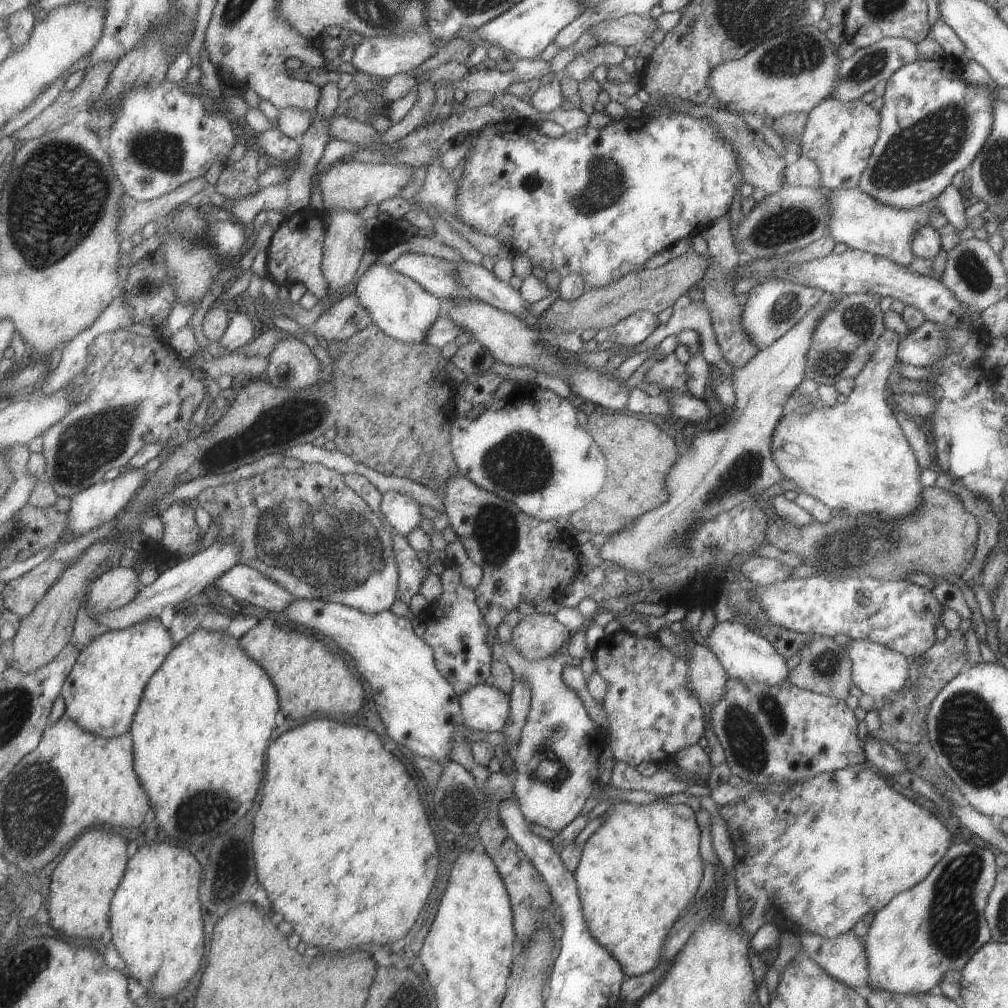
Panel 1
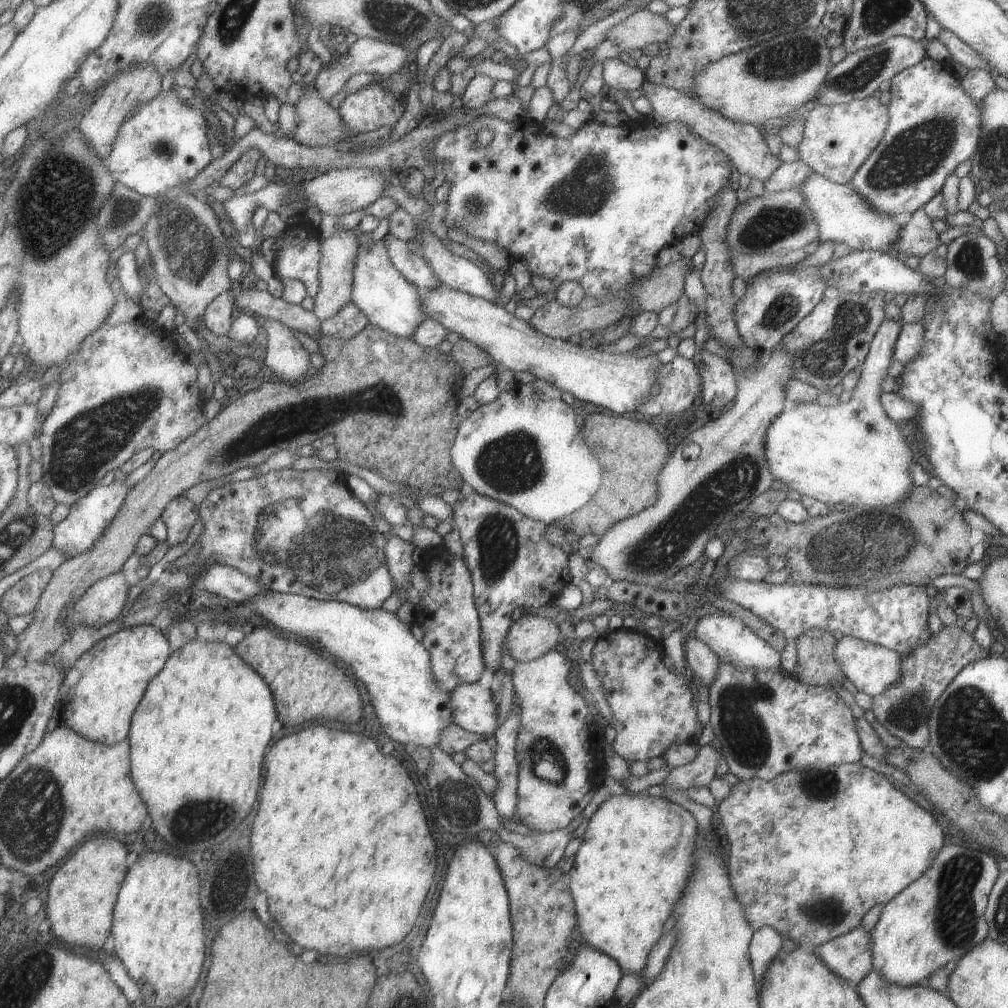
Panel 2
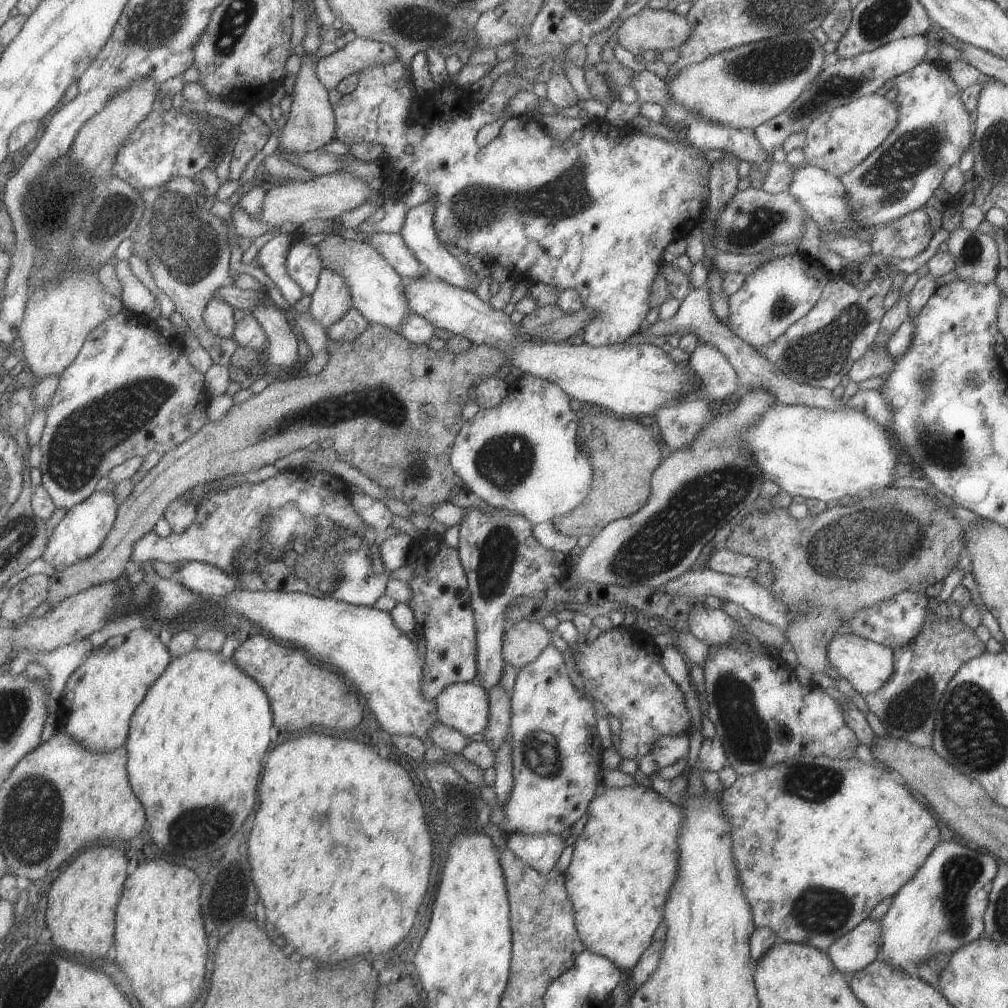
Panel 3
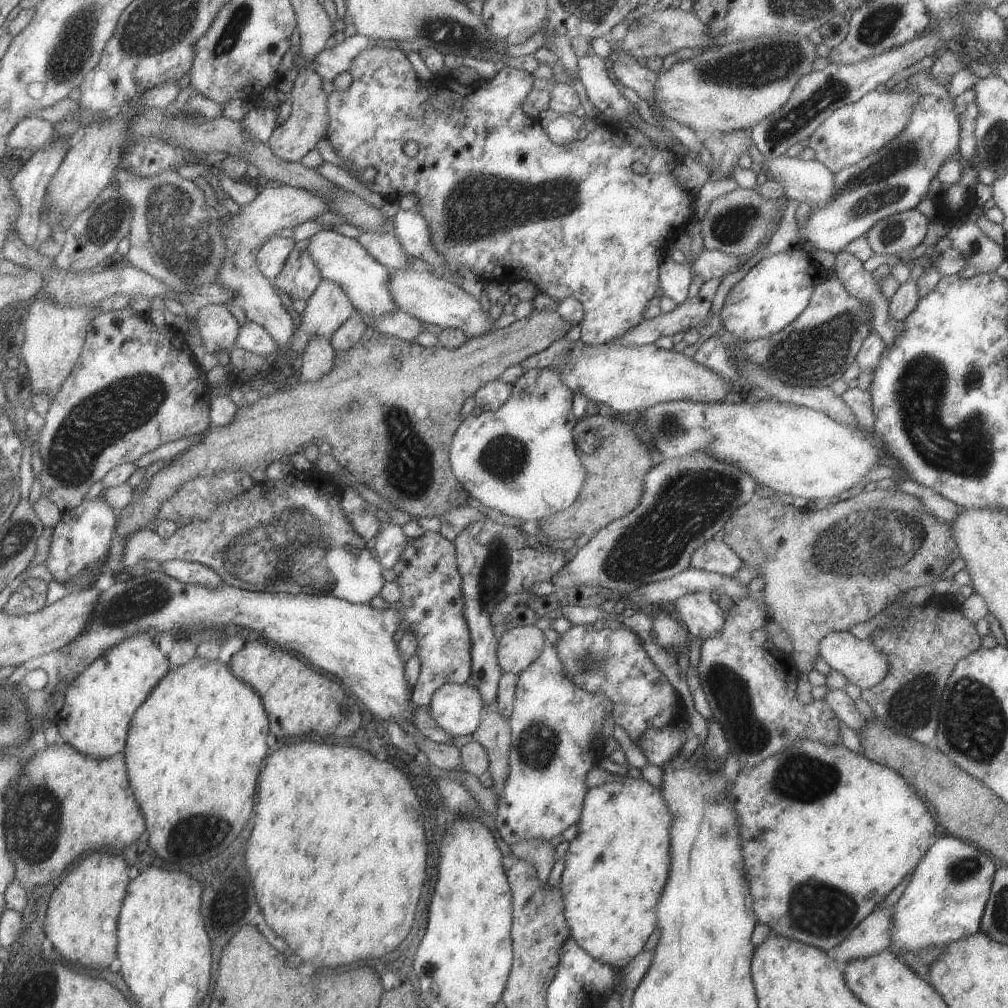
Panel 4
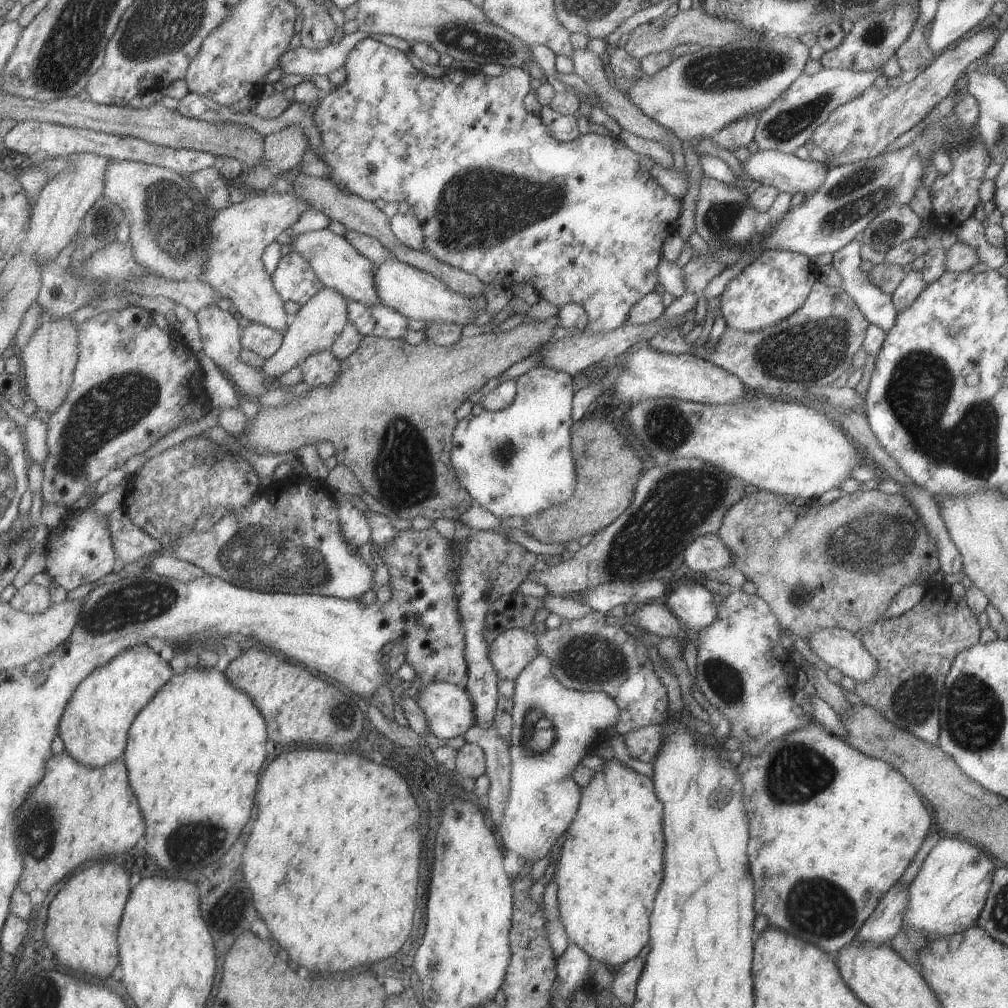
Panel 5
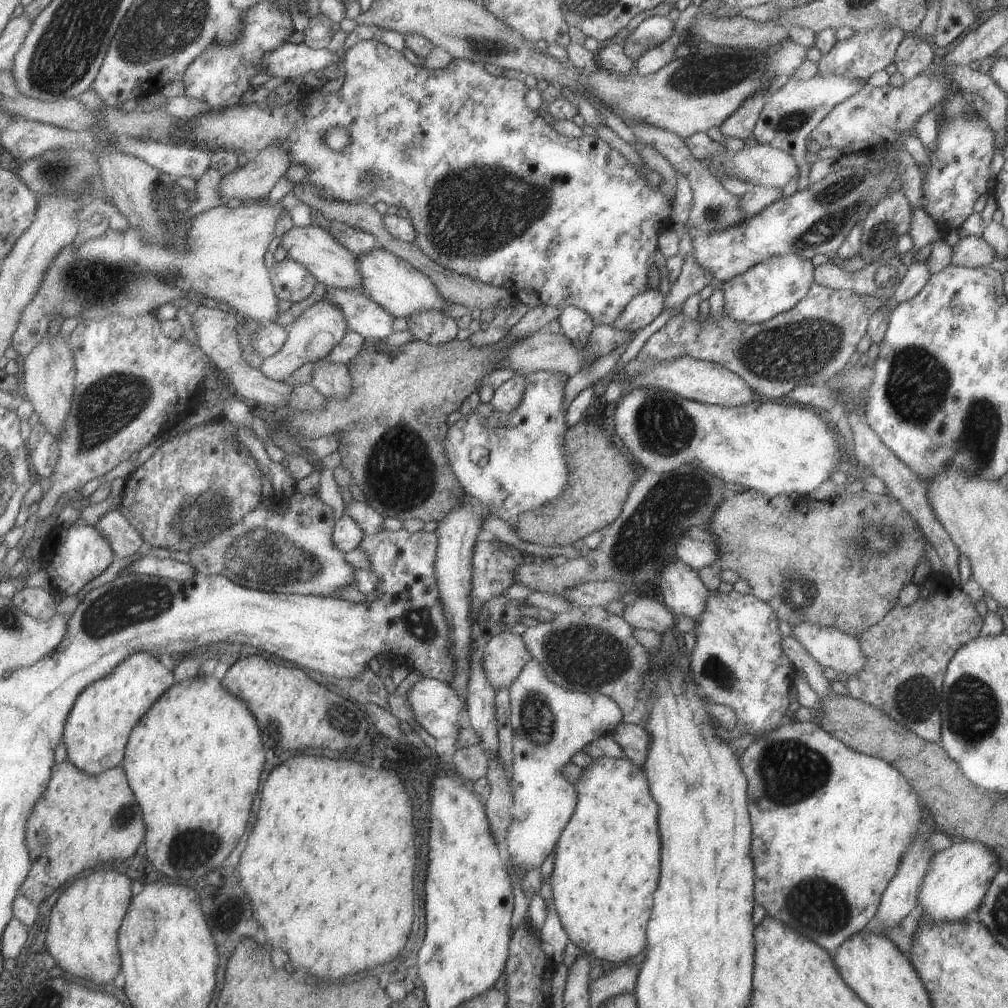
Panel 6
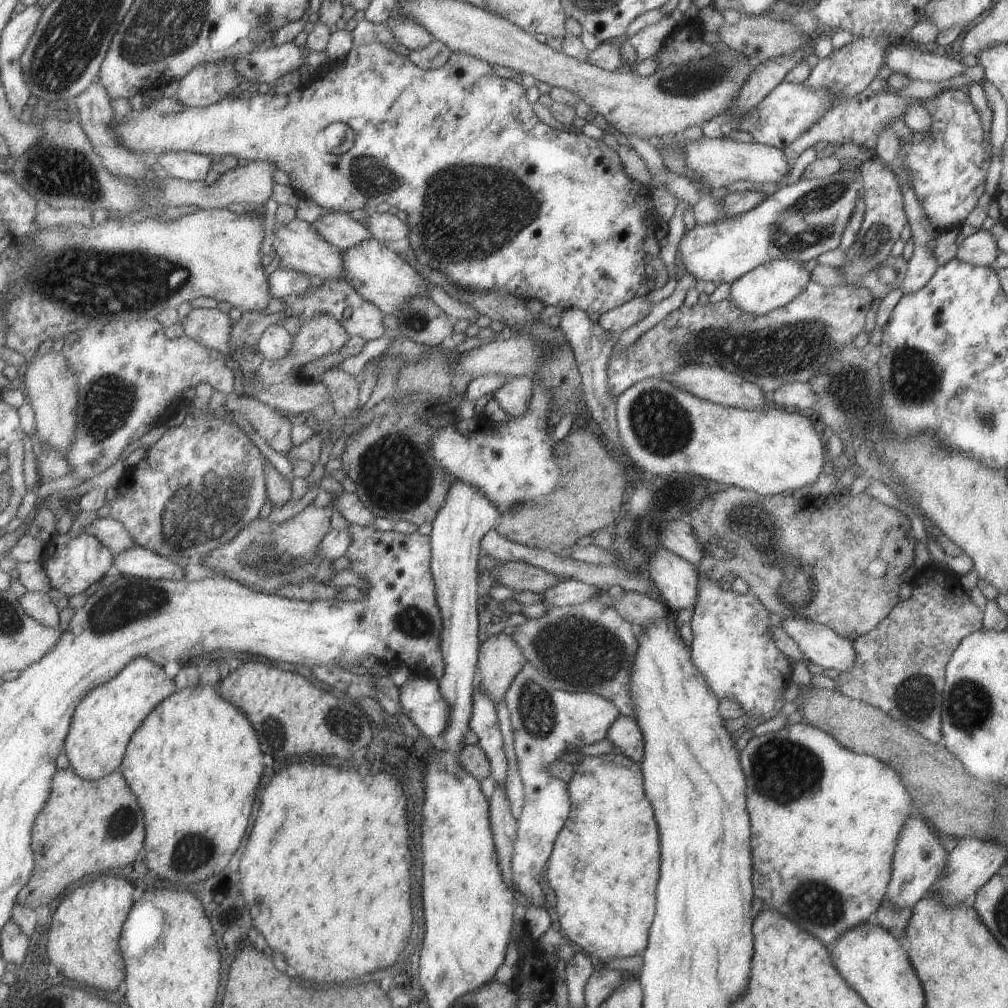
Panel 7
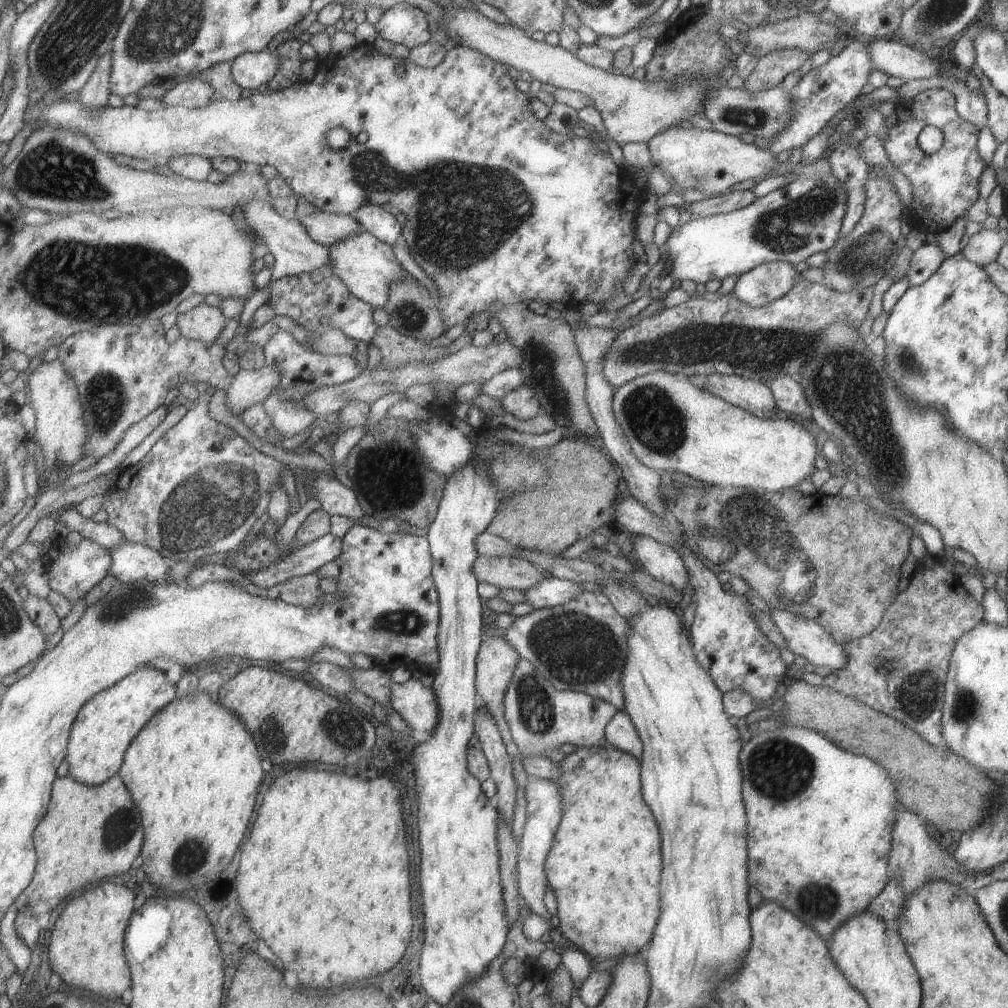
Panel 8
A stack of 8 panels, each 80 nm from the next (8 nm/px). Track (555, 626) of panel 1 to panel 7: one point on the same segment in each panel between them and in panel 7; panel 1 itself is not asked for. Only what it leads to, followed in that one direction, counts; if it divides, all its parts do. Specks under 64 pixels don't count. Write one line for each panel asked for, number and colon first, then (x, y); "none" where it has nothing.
2: (528, 637)
3: (522, 641)
4: (517, 647)
5: (510, 651)
6: (504, 655)
7: (499, 659)

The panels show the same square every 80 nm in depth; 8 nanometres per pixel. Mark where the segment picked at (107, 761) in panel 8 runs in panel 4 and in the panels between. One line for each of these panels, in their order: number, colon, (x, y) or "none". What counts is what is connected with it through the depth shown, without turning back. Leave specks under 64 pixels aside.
4: (100, 704)
5: (96, 727)
6: (98, 730)
7: (104, 724)

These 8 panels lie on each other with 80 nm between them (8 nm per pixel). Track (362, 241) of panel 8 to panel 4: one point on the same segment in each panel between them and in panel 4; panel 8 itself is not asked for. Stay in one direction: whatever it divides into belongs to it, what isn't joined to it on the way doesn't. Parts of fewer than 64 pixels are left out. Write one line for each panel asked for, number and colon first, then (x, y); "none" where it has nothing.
4: (428, 297)
5: (414, 294)
6: (390, 282)
7: (381, 277)

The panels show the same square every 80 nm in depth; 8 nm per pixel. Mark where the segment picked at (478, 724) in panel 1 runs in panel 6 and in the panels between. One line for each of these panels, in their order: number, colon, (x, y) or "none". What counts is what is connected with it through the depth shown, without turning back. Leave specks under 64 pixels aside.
2: (473, 710)
3: (463, 707)
4: (456, 709)
5: (447, 708)
6: (435, 706)

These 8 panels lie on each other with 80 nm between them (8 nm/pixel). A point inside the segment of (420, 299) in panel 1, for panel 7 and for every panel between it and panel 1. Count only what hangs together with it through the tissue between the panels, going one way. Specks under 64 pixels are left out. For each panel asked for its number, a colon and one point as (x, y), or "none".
2: (390, 302)
3: (375, 289)
4: (339, 259)
5: (337, 264)
6: (325, 259)
7: (298, 247)

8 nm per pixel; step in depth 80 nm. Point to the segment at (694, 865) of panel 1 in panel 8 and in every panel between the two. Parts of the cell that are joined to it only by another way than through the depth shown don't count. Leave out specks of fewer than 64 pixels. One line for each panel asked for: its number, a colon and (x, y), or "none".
2: (635, 855)
3: (623, 863)
4: (614, 868)
5: (608, 869)
6: (606, 860)
7: (604, 864)
8: (603, 866)

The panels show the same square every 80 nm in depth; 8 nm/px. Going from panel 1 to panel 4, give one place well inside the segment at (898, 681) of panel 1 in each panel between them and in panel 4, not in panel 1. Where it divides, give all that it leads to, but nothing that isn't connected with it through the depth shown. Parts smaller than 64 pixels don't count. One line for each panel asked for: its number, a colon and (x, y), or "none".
2: (871, 668)
3: (866, 665)
4: (860, 663)

